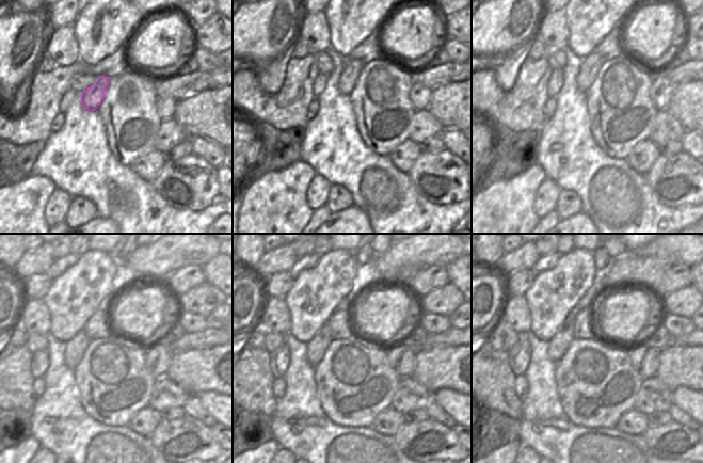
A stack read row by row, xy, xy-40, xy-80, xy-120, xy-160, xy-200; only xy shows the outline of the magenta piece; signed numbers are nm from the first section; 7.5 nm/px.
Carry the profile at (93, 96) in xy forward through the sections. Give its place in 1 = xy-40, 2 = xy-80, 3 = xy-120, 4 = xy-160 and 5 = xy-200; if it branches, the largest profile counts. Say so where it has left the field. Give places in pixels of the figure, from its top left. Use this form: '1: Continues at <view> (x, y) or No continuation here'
1: Continues at xy-40 (352, 66)
2: Continues at xy-80 (591, 64)
3: Continues at xy-120 (111, 301)
4: Continues at xy-160 (354, 291)
5: Continues at xy-200 (625, 269).

